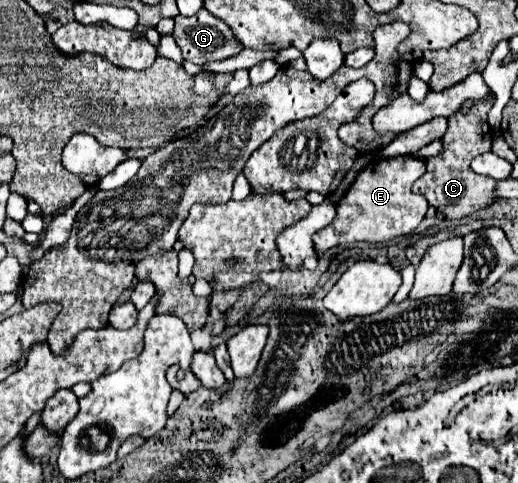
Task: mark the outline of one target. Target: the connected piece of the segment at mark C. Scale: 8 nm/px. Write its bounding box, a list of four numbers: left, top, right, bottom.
[414,91,496,219]

